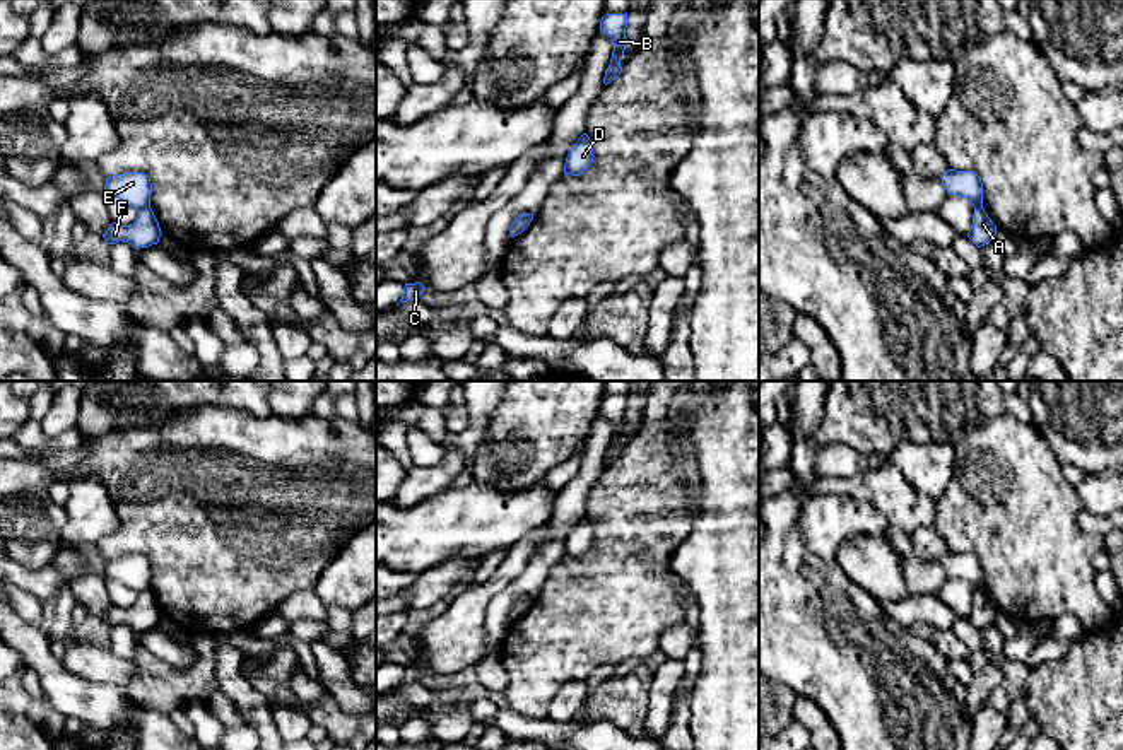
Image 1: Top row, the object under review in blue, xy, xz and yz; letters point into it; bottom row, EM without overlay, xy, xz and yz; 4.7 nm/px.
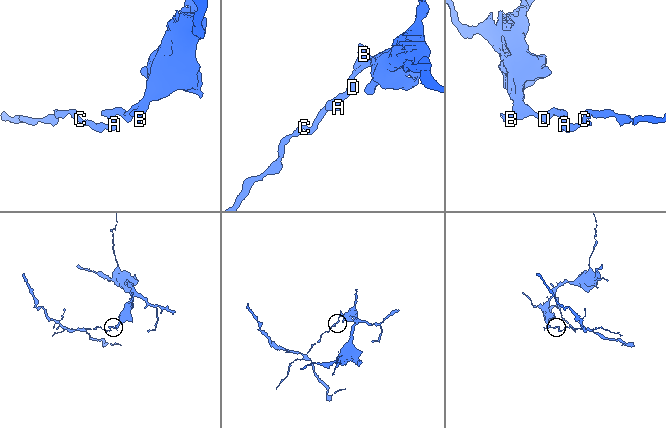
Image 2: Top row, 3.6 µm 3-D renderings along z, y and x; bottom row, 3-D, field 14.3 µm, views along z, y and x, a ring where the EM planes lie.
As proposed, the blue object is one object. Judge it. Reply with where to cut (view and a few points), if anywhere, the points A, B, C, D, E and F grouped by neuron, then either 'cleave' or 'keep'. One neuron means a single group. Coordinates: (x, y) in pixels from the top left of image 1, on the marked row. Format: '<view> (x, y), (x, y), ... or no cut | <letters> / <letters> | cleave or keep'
xy (149, 205), (139, 210) | A C F / B D E | cleave

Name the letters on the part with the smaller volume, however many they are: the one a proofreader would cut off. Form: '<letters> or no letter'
A, C, F

